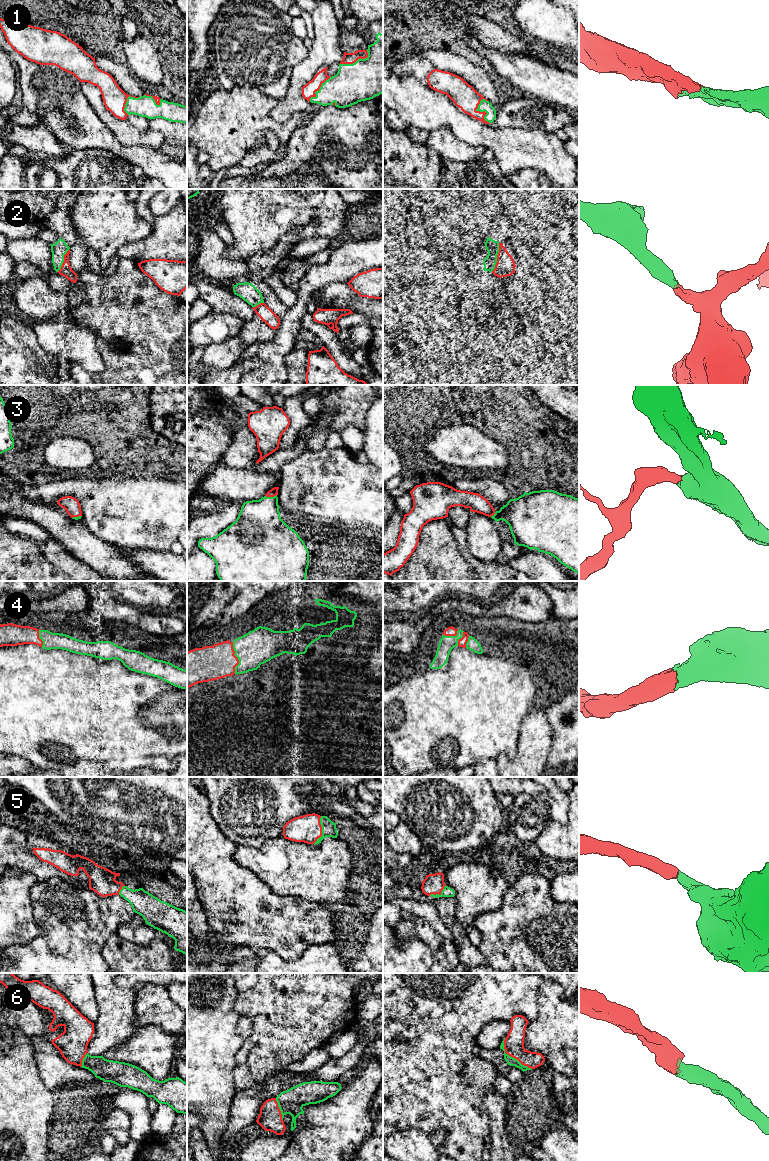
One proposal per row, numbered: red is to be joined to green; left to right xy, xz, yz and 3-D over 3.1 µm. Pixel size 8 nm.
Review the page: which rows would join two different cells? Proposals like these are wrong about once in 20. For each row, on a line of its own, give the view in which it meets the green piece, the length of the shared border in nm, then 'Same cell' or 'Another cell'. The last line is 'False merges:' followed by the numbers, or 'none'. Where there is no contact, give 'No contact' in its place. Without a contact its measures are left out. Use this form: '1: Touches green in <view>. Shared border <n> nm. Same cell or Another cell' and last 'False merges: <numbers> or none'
1: Touches green in yz. Shared border 220 nm. Same cell
2: Touches green in yz. Shared border 240 nm. Same cell
3: Touches green in xz. Shared border 100 nm. Same cell
4: Touches green in xz. Shared border 260 nm. Same cell
5: Touches green in xz. Shared border 240 nm. Same cell
6: Touches green in yz. Shared border 340 nm. Same cell
False merges: none

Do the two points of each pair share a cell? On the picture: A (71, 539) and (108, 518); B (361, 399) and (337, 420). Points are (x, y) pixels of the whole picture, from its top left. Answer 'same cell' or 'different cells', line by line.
A: different cells
B: same cell

